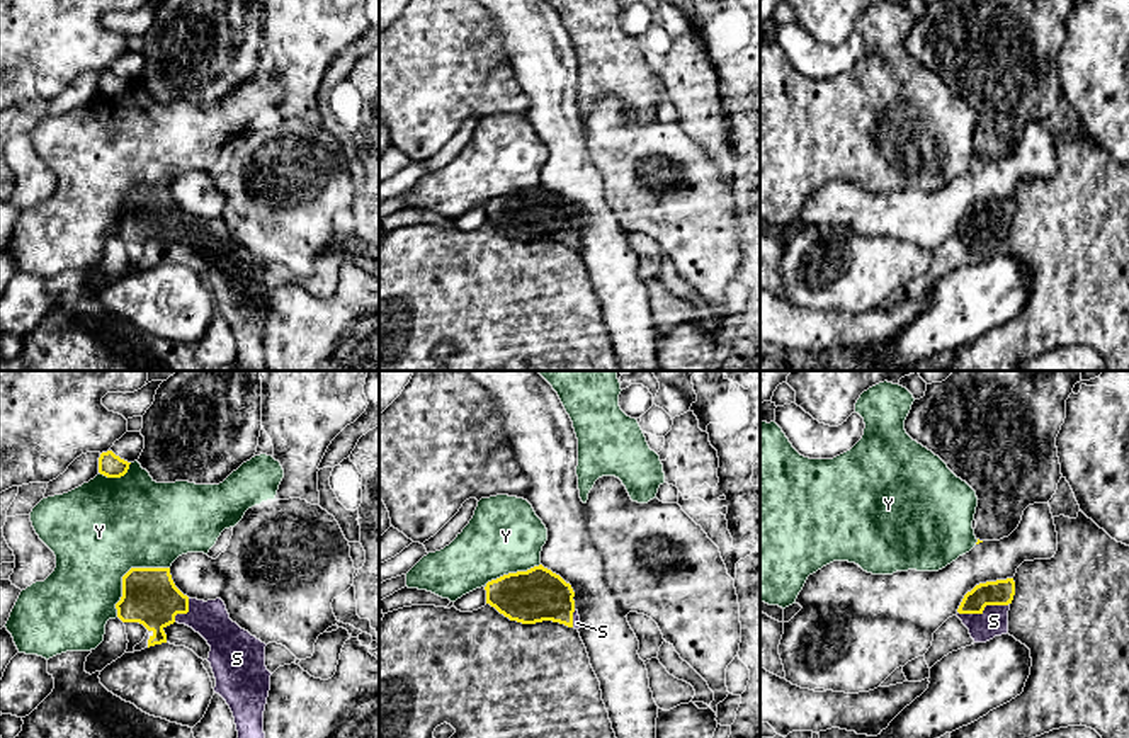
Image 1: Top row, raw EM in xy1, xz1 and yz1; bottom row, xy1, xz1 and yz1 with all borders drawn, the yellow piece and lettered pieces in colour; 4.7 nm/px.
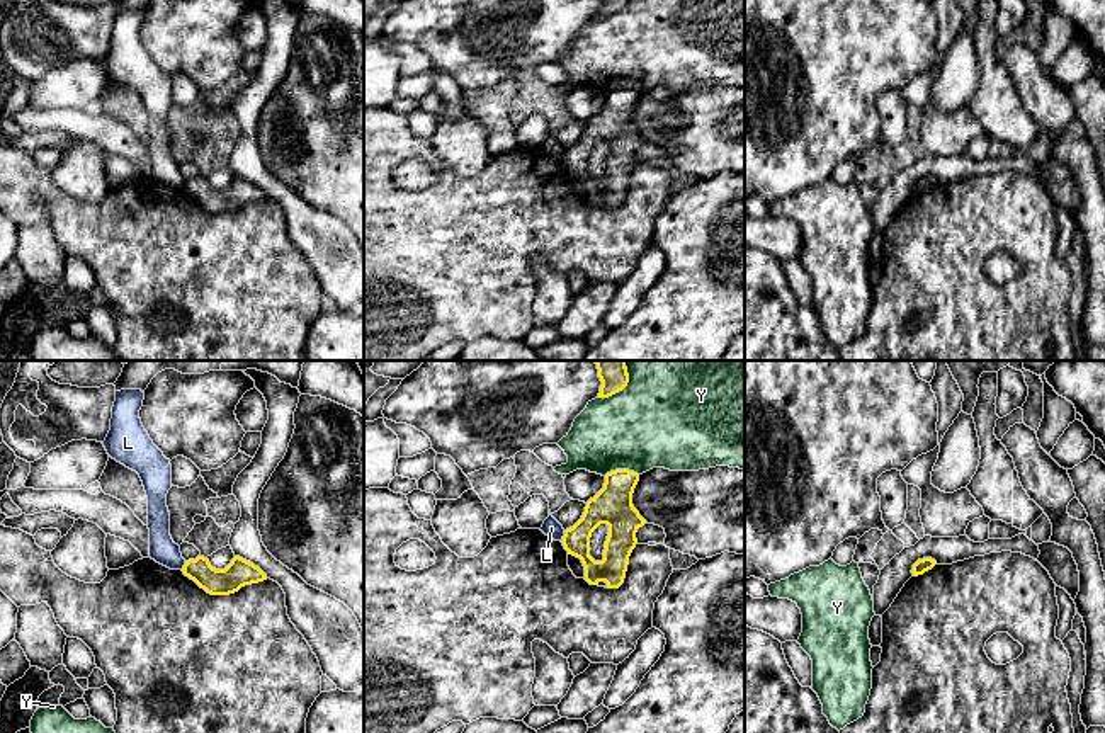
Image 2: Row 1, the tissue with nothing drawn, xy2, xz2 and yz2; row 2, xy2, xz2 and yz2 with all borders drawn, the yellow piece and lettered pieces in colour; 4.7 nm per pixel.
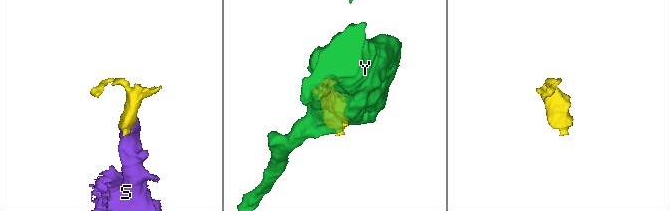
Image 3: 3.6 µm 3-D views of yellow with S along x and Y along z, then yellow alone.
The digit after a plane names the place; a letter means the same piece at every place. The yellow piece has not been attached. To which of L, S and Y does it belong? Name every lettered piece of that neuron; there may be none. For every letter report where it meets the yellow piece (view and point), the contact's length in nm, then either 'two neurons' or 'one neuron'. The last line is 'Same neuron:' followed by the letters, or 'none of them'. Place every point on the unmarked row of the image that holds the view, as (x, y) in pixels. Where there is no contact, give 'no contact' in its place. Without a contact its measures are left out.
L: meets yellow in xz2 at (563, 155); contact 60 nm long; two neurons
S: meets yellow in yz1 at (983, 228); contact 260 nm long; one neuron
Y: meets yellow in xy1 at (126, 193); contact 340 nm long; two neurons
Same neuron: S

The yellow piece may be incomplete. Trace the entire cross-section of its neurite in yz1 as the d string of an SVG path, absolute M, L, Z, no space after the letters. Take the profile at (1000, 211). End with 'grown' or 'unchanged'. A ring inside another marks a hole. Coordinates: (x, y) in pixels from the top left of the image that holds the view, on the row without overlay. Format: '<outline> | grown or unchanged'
M1013 197L979 202L964 214L957 236L969 248L974 262L986 262L1008 252L1008 230L1013 214Z | grown

